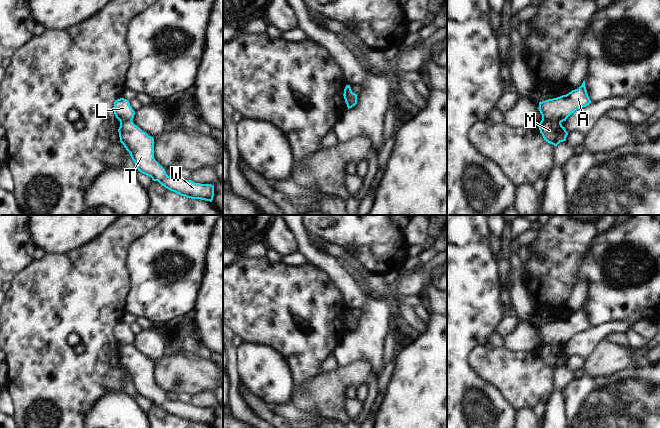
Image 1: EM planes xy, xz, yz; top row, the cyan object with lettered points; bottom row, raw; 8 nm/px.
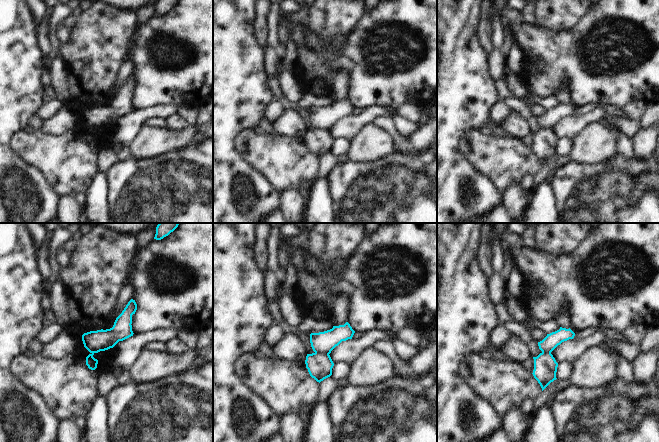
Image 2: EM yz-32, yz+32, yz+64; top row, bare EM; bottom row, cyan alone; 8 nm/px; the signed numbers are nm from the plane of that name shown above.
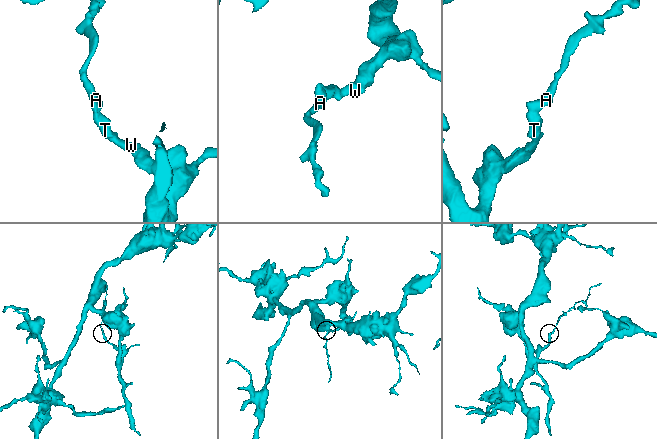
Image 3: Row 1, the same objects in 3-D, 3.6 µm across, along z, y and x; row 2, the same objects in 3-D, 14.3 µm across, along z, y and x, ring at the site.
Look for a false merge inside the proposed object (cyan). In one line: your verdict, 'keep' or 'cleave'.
cleave

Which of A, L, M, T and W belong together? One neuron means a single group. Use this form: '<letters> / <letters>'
A L / M T W

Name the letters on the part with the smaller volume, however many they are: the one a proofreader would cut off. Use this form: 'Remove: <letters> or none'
Remove: A, L

